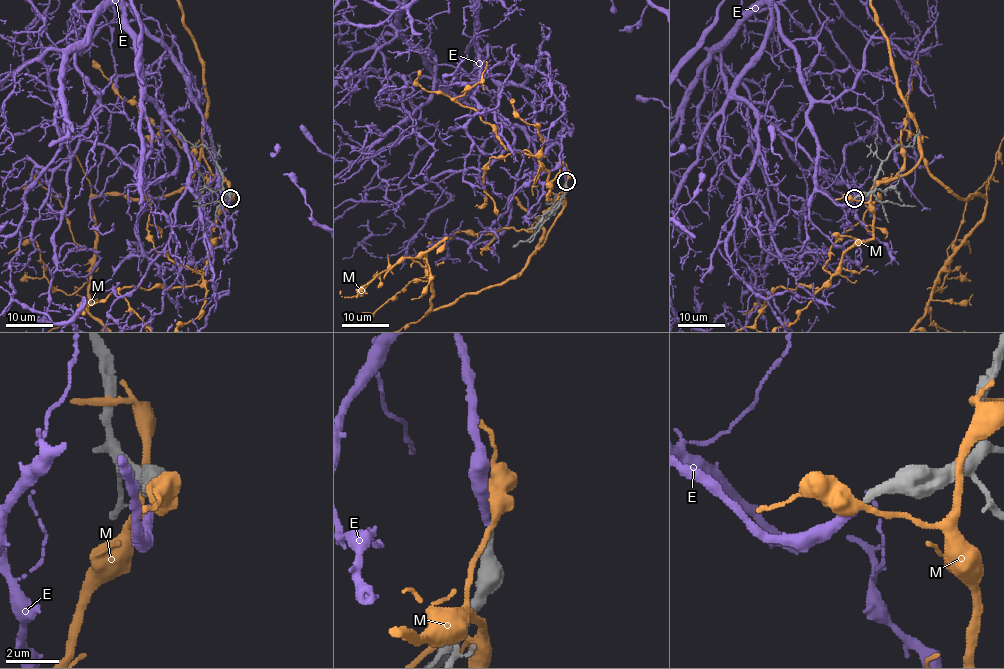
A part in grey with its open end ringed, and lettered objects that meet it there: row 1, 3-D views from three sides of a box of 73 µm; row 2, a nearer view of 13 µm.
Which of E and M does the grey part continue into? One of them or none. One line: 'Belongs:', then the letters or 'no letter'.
Belongs: E

